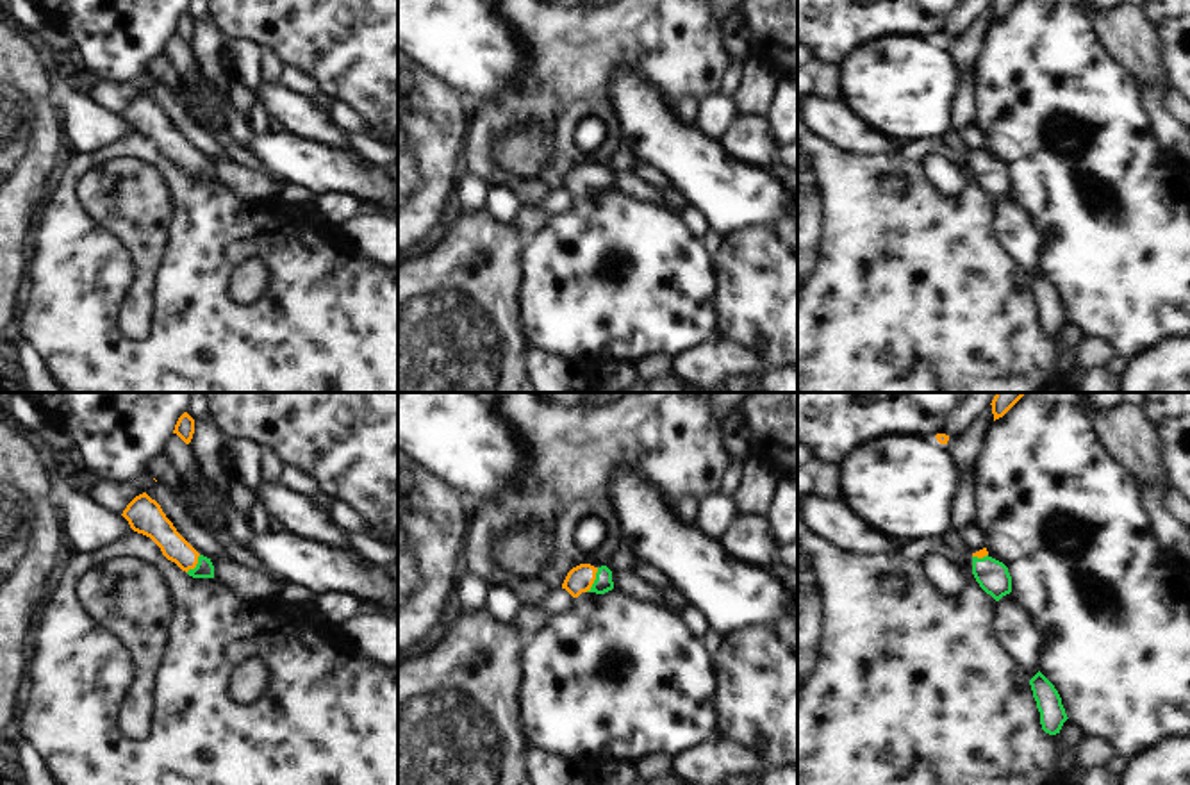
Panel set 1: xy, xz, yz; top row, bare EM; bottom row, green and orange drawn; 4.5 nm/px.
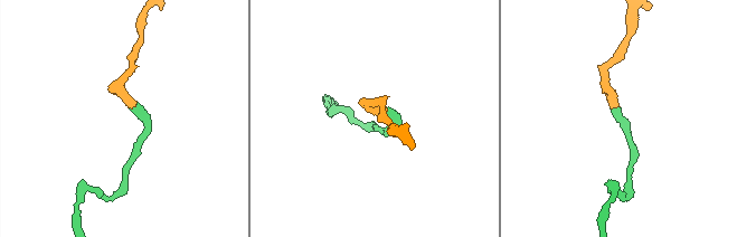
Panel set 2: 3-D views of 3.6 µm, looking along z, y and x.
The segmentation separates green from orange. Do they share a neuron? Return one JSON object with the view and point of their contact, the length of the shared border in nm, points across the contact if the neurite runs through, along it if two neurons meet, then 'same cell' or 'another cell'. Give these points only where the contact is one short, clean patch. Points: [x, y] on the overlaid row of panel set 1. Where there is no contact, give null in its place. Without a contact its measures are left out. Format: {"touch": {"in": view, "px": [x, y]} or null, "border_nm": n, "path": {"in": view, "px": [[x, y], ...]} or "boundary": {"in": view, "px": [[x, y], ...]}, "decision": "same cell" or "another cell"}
{"touch": {"in": "xz", "px": [594, 580]}, "border_nm": 130, "path": {"in": "xz", "px": [[603, 582], [594, 580], [580, 578]]}, "decision": "same cell"}

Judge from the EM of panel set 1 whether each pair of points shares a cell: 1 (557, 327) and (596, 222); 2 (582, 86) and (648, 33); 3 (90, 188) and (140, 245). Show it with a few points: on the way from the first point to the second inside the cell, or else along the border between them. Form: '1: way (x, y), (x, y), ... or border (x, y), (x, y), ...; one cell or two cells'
1: way (573, 300), (593, 280), (596, 248); one cell
2: way (596, 68), (630, 34); one cell
3: way (104, 202), (132, 231); one cell

